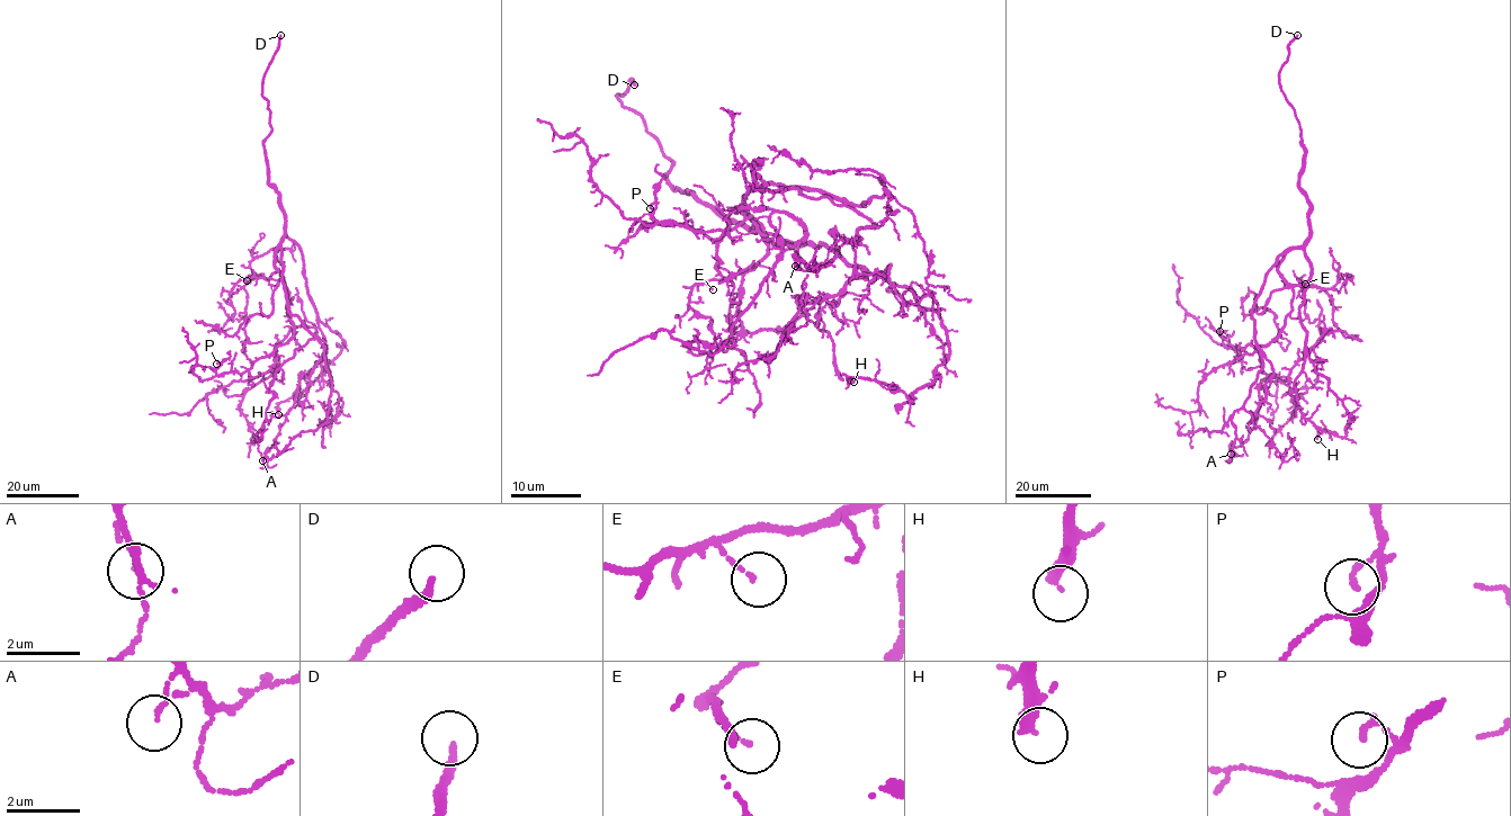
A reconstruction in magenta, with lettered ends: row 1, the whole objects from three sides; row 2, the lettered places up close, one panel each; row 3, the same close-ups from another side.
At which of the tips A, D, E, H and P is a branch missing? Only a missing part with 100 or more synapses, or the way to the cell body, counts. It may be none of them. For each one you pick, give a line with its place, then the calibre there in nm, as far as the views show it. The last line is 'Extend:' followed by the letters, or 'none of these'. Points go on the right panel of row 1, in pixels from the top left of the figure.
D: (1297, 35) | 200 nm
Extend: D

